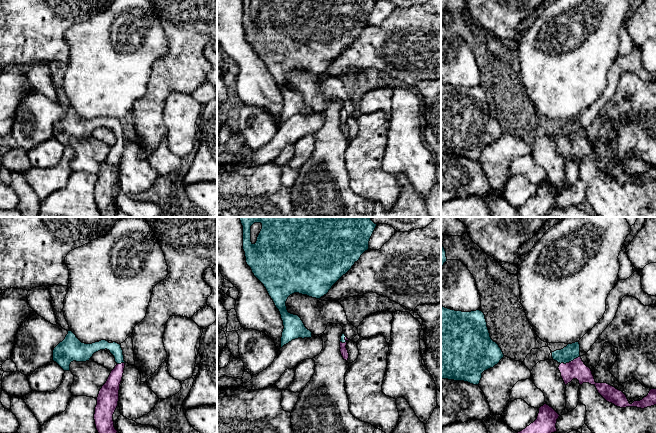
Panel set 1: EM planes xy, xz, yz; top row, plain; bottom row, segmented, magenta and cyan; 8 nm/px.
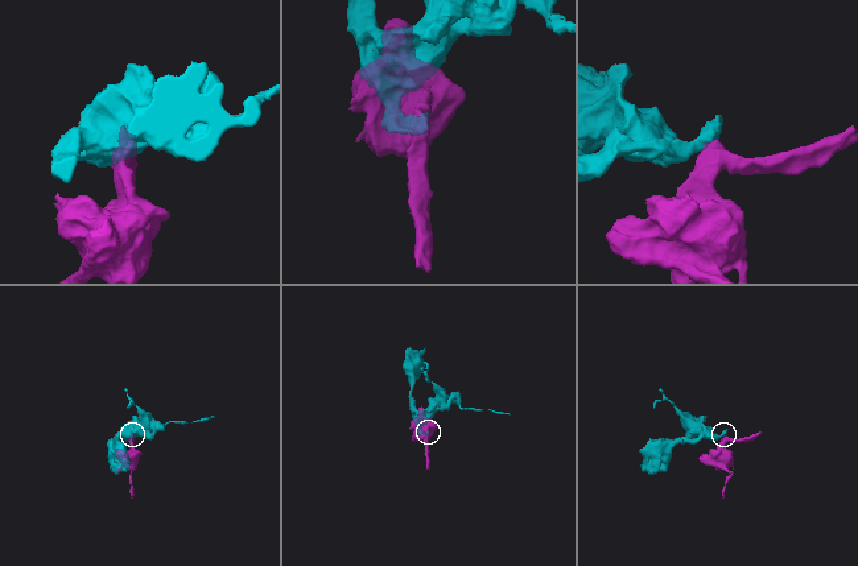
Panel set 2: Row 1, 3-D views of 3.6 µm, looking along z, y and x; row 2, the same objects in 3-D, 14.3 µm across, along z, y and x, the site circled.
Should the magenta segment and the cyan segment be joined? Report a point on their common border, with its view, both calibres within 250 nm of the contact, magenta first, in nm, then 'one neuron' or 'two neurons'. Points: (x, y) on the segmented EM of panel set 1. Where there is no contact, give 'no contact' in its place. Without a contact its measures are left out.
yz (571, 361) | 160/130 nm | one neuron

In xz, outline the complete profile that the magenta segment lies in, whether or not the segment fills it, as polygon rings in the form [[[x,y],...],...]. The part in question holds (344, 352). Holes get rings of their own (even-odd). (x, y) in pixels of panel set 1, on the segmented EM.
[[[343,333],[342,336],[341,336],[341,340],[340,340],[340,352],[341,352],[341,355],[343,357],[344,360],[348,360],[349,358],[349,353],[348,353],[348,350],[346,348],[346,345],[347,345],[347,342],[349,341],[349,339],[345,336],[345,334]]]

